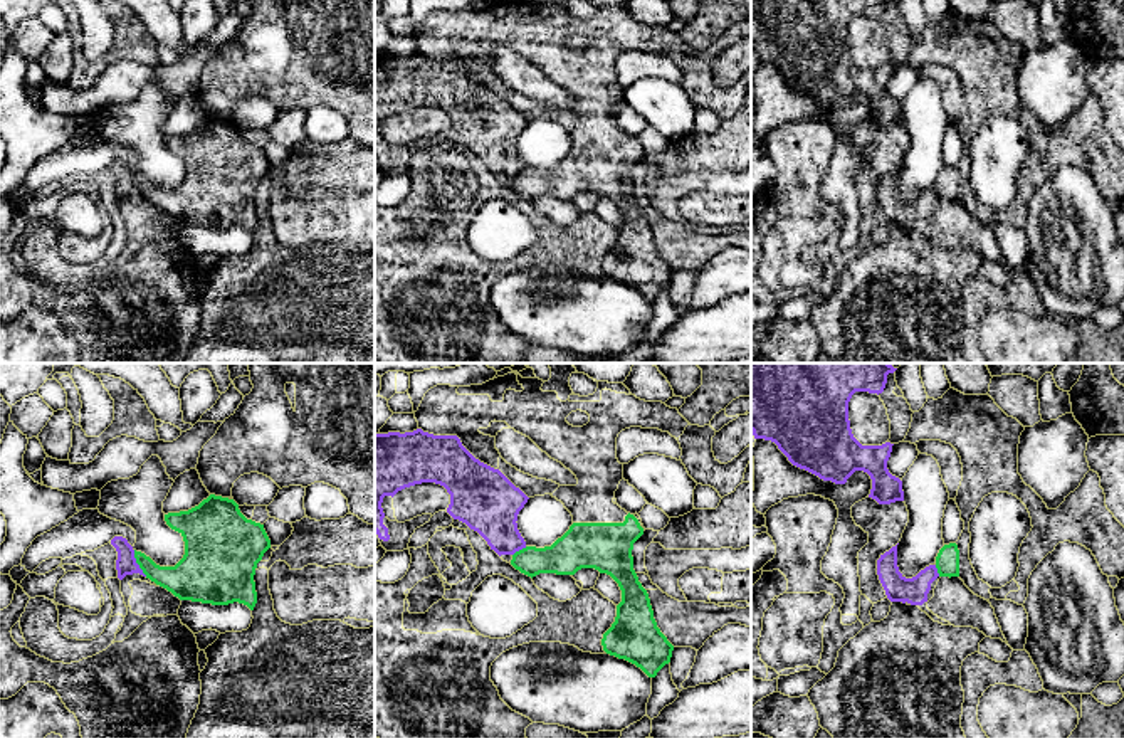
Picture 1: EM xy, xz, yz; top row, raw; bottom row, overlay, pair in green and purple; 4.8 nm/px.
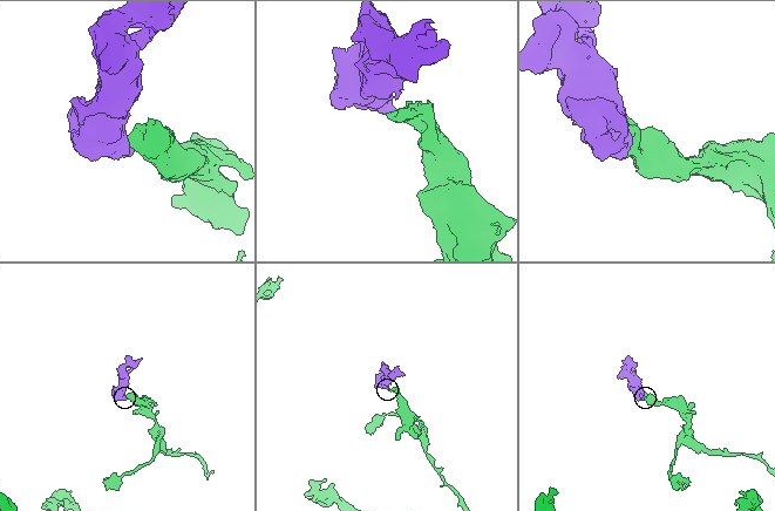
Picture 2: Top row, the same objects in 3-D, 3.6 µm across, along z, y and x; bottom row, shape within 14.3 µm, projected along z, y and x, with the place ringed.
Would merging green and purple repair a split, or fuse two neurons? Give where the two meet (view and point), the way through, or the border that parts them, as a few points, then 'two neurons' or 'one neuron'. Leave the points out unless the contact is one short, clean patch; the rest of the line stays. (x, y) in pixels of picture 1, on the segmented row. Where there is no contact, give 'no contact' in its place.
contact xy (136, 562); border xy (133, 550), (135, 562), (147, 575); two neurons

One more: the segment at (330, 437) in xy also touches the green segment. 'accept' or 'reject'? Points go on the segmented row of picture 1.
reject

